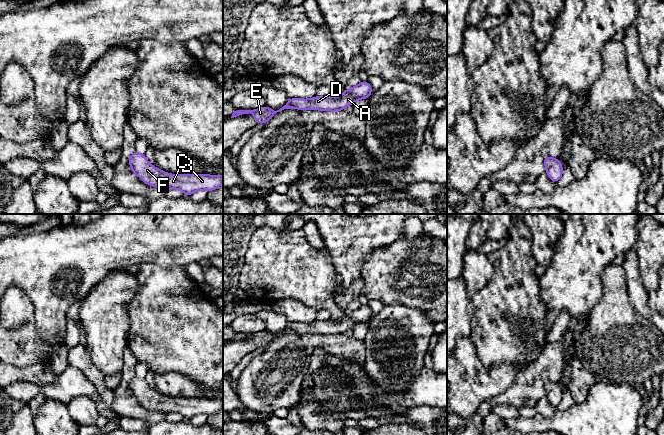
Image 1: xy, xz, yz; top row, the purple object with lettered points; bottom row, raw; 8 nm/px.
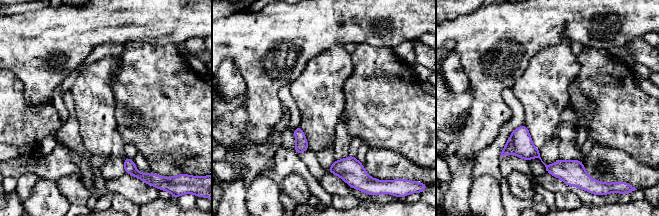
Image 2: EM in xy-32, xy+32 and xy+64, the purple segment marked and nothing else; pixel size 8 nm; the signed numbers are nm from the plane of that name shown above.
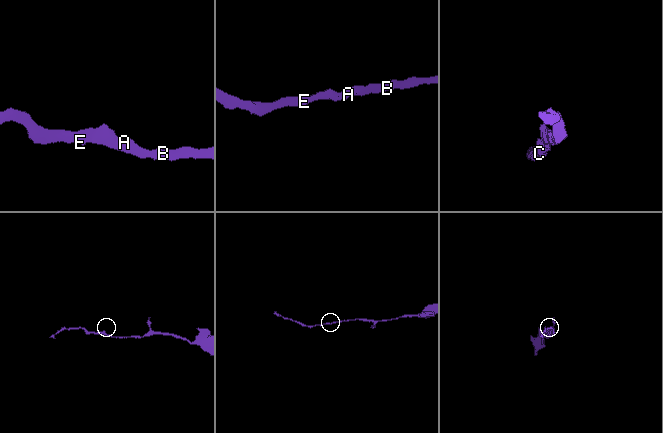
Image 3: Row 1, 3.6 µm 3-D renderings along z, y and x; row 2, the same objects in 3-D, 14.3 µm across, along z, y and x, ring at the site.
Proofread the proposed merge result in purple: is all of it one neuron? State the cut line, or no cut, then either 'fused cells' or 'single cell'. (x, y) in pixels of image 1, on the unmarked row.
no cut; single cell

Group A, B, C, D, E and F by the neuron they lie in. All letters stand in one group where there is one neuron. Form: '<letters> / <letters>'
A B C D E F

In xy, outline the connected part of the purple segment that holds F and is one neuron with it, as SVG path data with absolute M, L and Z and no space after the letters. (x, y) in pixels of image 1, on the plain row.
M134 376L128 382L132 397L144 407L164 414L179 413L185 420L199 414L213 415L223 408L223 399L169 398L151 389L143 377Z

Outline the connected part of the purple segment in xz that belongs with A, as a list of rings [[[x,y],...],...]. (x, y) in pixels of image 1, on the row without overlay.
[[[361,305],[358,309],[350,312],[345,313],[344,317],[338,321],[333,321],[332,319],[327,321],[319,321],[315,320],[310,323],[301,323],[301,322],[292,322],[288,323],[287,327],[277,335],[272,334],[271,332],[264,330],[262,332],[254,333],[254,334],[243,334],[243,333],[235,333],[234,337],[232,338],[231,342],[252,337],[253,341],[257,348],[267,347],[277,336],[280,336],[287,332],[295,332],[298,334],[320,334],[320,335],[341,335],[344,334],[347,330],[352,329],[355,325],[369,322],[372,318],[372,311],[369,306]]]

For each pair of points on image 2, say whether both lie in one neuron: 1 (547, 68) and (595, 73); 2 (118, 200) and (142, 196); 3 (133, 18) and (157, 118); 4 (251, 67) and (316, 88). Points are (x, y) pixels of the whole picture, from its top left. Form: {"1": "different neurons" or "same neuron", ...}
{"1": "different neurons", "2": "different neurons", "3": "different neurons", "4": "different neurons"}

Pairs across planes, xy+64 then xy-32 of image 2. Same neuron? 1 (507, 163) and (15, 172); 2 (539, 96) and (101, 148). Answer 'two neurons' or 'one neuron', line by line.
1: one neuron
2: one neuron

